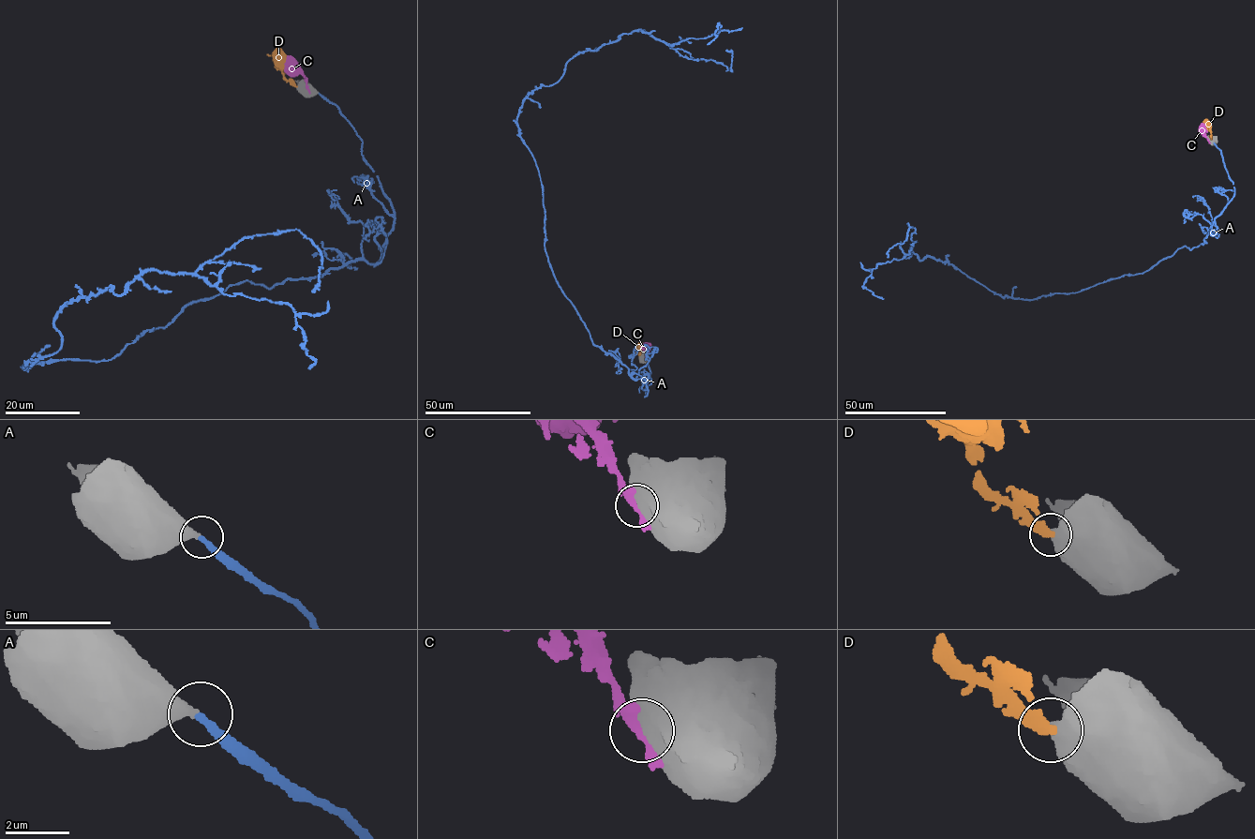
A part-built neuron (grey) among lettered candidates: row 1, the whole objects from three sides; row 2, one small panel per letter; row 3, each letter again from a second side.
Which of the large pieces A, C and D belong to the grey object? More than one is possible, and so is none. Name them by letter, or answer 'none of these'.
A

